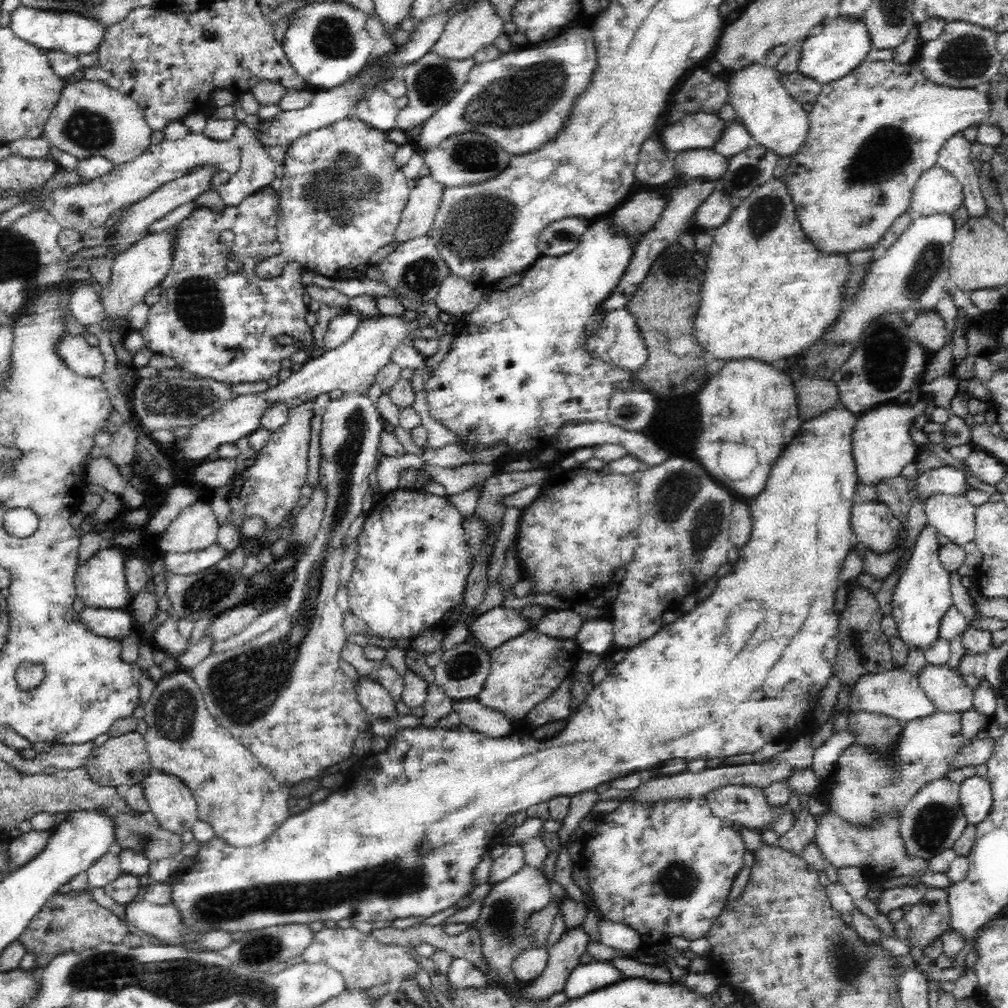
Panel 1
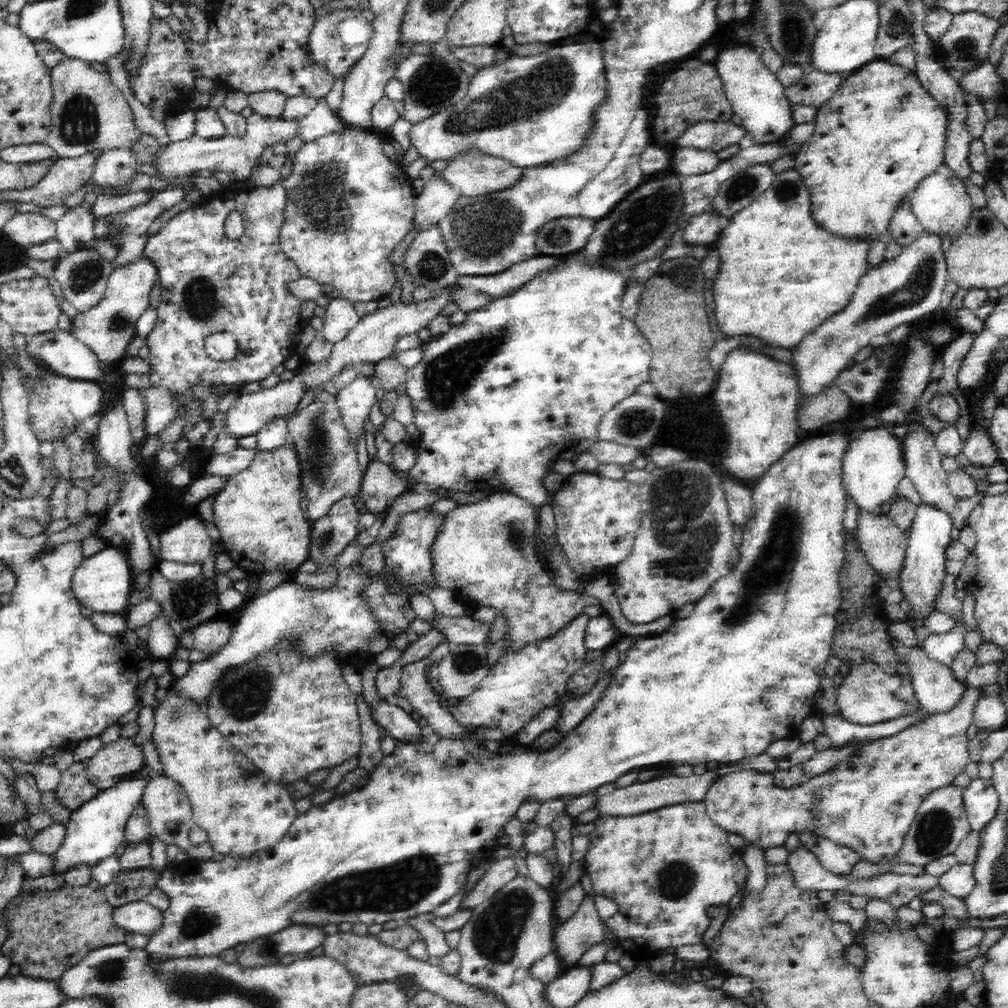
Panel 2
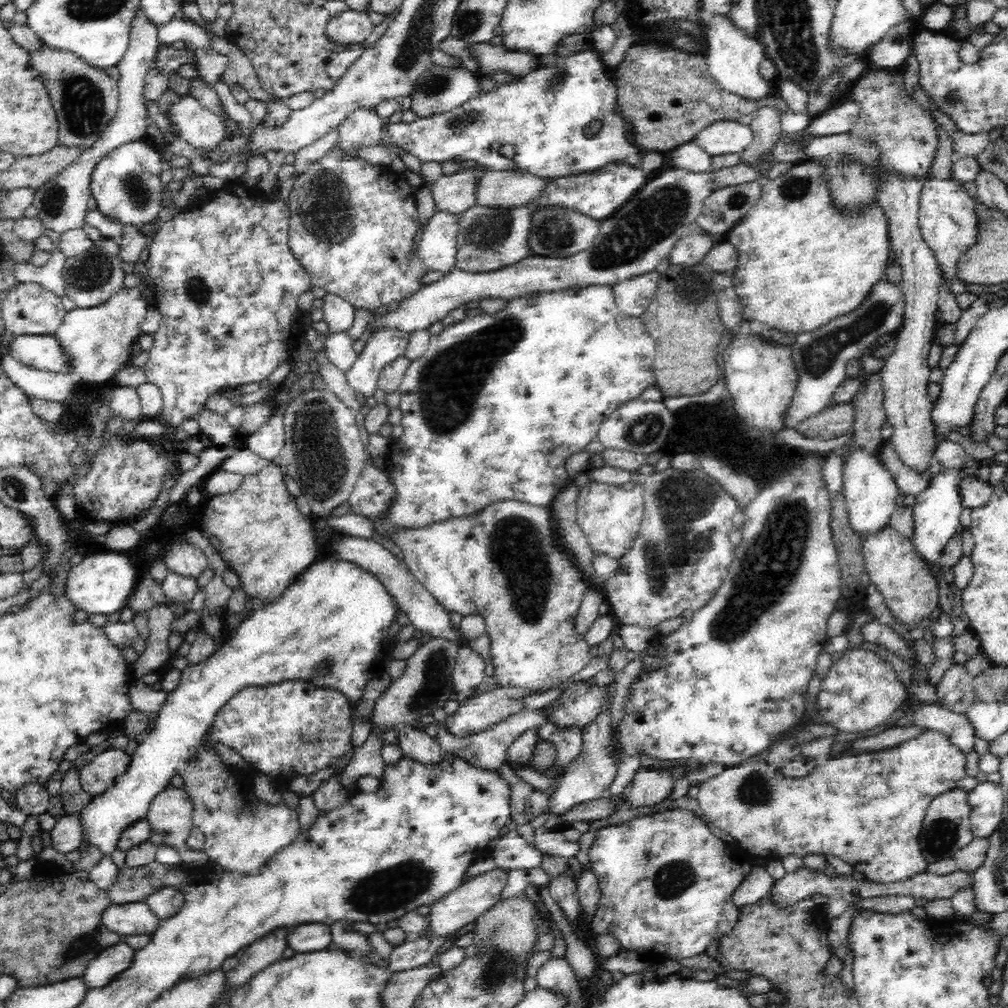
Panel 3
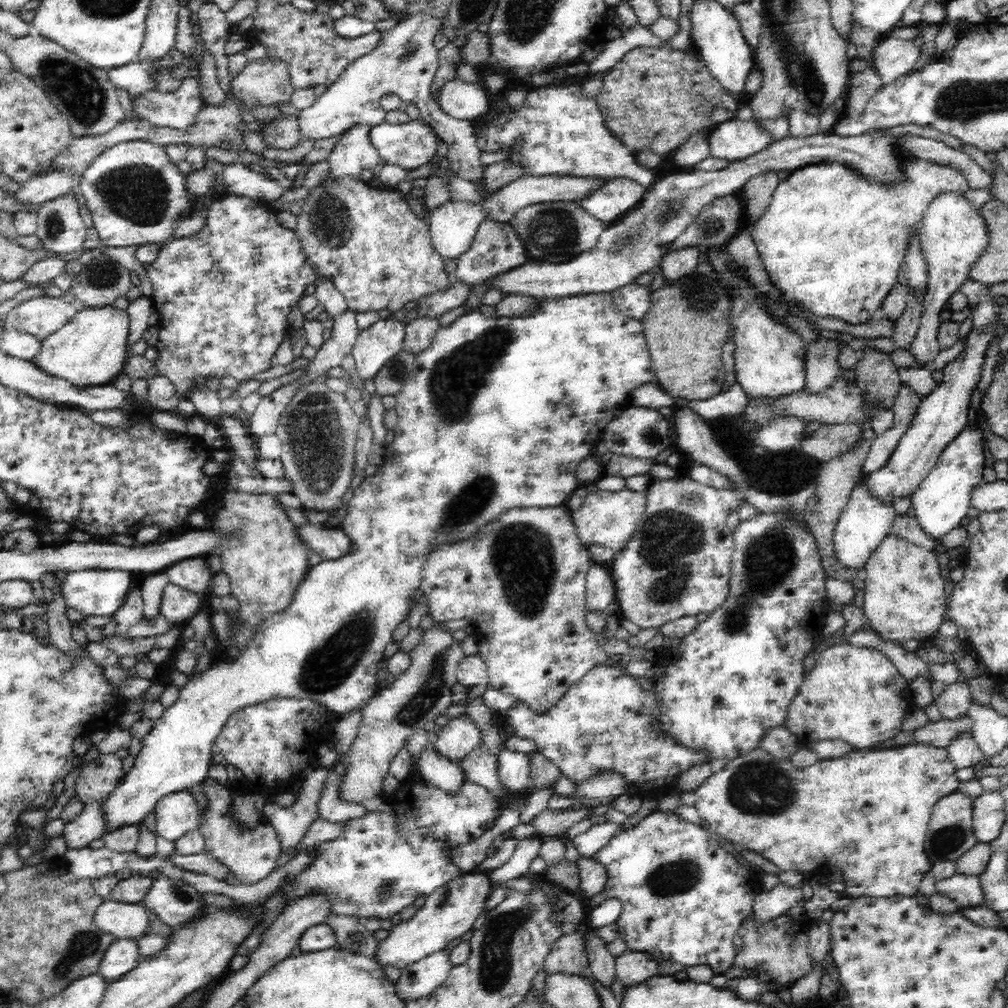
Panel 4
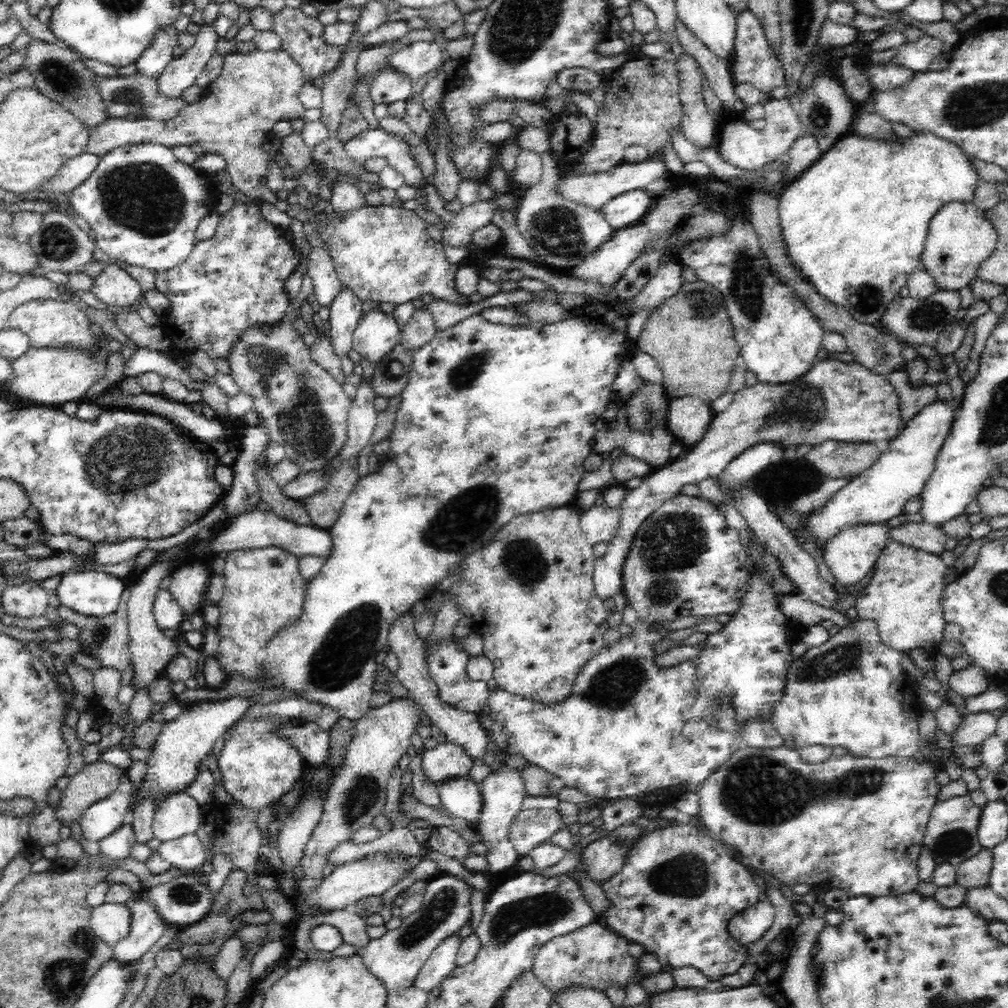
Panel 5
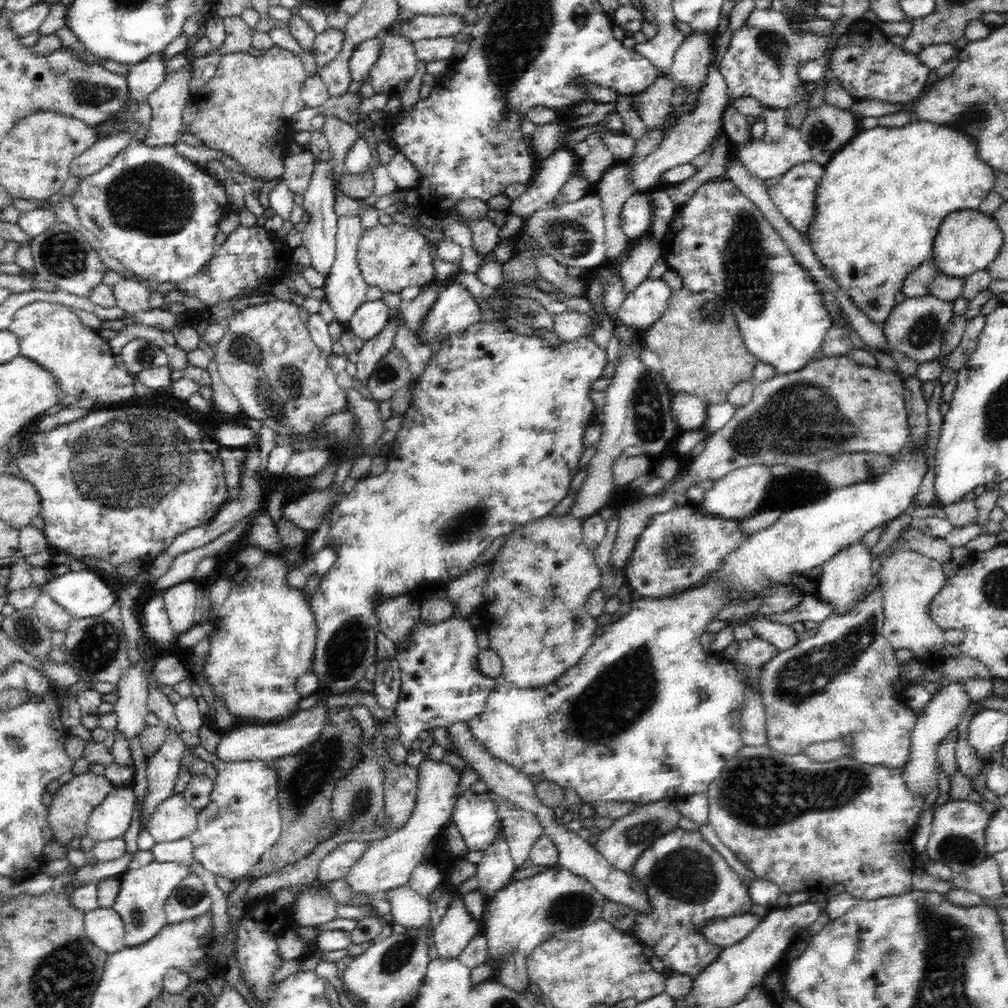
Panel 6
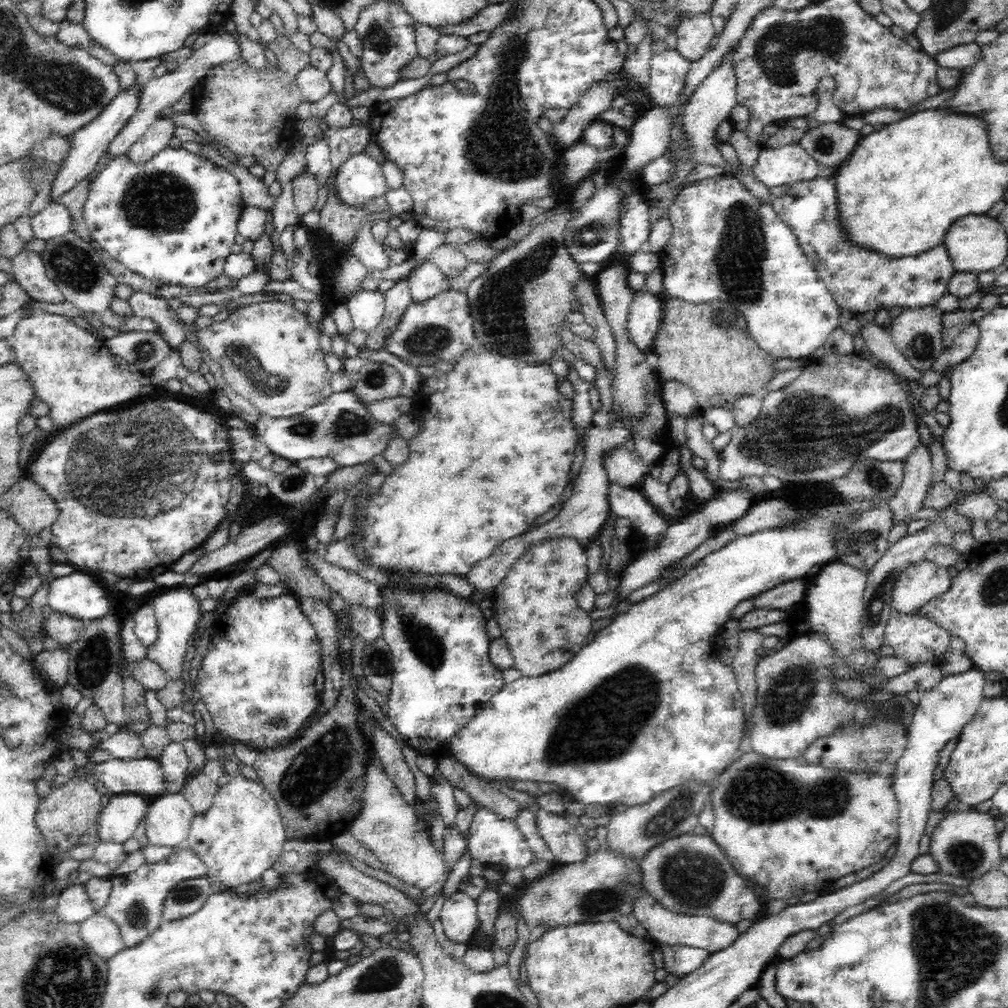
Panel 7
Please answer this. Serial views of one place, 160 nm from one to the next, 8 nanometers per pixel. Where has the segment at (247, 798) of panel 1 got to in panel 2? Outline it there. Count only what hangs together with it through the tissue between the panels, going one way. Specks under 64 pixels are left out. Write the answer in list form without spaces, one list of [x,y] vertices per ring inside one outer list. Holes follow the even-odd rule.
[[[168,688],[168,695],[158,703],[151,741],[164,774],[184,789],[194,811],[193,824],[207,832],[212,852],[250,856],[282,840],[299,814],[287,786],[270,781],[242,751],[226,741],[210,723],[207,705],[194,704],[174,688]]]

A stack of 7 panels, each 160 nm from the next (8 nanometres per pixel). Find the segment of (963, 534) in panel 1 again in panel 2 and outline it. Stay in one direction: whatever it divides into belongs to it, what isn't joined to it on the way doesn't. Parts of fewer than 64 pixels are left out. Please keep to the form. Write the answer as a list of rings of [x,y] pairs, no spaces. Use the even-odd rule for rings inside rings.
[[[910,419],[902,424],[908,426],[908,433],[901,439],[902,453],[905,454],[905,476],[912,481],[922,503],[946,512],[950,515],[950,522],[954,528],[961,530],[964,524],[969,524],[970,513],[982,500],[983,493],[978,493],[976,496],[966,498],[966,500],[958,500],[957,497],[952,496],[947,485],[947,472],[942,467],[941,459],[943,456],[936,448],[935,435],[931,433],[930,428],[916,419]]]

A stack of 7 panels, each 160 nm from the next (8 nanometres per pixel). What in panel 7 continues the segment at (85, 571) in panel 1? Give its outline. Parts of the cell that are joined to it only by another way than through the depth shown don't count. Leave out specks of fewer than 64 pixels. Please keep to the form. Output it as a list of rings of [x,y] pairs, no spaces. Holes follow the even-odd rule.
[[[76,570],[66,576],[52,578],[47,591],[47,605],[53,612],[85,622],[106,616],[116,602],[92,576]]]

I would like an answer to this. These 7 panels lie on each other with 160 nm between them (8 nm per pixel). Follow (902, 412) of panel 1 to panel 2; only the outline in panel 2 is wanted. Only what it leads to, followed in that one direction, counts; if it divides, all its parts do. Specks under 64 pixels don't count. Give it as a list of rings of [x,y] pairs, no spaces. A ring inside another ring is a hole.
[[[864,428],[847,446],[842,460],[842,484],[858,510],[883,513],[896,494],[898,483],[905,477],[905,454],[891,428]]]

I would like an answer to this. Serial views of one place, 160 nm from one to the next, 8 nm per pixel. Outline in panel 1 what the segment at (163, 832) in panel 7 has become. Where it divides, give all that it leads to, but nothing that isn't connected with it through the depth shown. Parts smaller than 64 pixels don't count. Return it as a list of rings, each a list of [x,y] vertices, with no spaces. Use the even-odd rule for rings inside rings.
[[[153,768],[141,784],[149,811],[162,828],[178,834],[191,830],[197,821],[198,806],[181,778]]]

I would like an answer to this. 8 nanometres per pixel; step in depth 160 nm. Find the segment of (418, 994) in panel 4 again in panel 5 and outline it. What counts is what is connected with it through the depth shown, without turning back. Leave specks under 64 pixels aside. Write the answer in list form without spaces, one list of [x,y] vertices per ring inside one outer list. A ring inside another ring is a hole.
[[[459,934],[448,936],[442,944],[438,945],[428,960],[414,978],[414,987],[430,992],[437,987],[445,978],[448,978],[457,967],[457,954],[462,939]]]

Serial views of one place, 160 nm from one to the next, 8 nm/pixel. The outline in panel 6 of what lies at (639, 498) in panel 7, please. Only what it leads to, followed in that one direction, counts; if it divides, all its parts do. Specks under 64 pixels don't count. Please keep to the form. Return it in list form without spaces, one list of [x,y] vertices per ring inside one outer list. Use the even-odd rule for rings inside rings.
[[[690,506],[670,509],[668,512],[654,515],[645,526],[645,529],[638,536],[636,550],[630,556],[624,568],[625,584],[632,586],[640,598],[670,598],[674,595],[681,595],[681,592],[693,590],[697,584],[709,582],[713,579],[713,572],[721,567],[726,555],[733,553],[741,546],[743,535],[739,532],[737,520],[724,520],[718,516],[706,516],[701,509],[694,510]],[[684,538],[684,552],[672,552],[674,544]]]

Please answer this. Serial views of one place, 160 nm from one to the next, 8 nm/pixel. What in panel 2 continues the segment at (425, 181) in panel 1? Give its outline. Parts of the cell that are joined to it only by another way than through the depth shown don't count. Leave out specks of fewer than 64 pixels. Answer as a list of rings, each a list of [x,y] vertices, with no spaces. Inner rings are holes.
[[[432,177],[425,182],[424,190],[417,194],[415,226],[426,230],[443,220],[456,206],[461,195],[450,187],[443,178]]]

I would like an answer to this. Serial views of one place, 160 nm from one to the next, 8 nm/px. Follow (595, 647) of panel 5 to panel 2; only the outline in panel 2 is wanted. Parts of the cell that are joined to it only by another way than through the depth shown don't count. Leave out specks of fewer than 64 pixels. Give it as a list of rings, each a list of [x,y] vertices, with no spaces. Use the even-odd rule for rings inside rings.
[[[380,460],[368,462],[363,472],[362,484],[359,492],[360,502],[366,506],[366,510],[375,518],[386,518],[392,502],[407,491],[407,487],[392,471],[392,468]],[[494,493],[479,502],[460,504],[447,512],[441,531],[437,532],[437,538],[433,540],[433,579],[440,588],[453,592],[467,608],[491,606],[498,616],[500,612],[504,614],[508,633],[505,653],[520,651],[534,640],[554,636],[582,613],[584,606],[597,603],[585,592],[562,591],[552,583],[553,572],[544,567],[544,559],[538,555],[538,513],[539,509],[526,499],[510,493]]]

